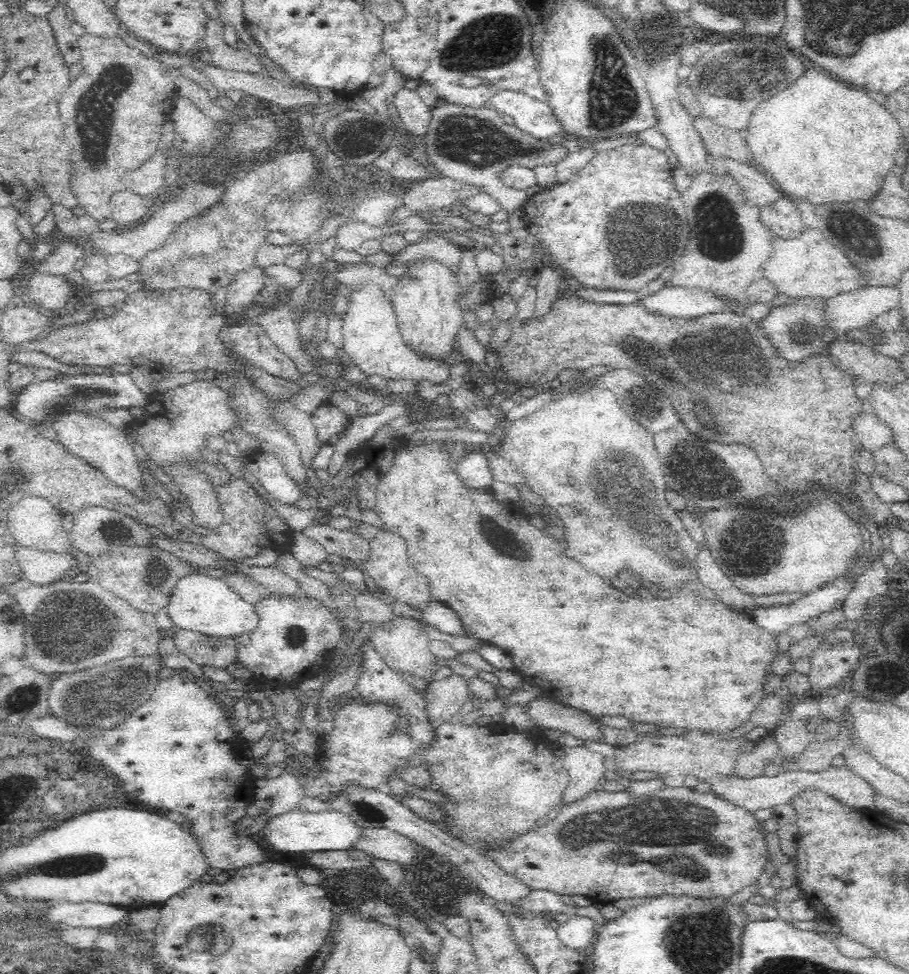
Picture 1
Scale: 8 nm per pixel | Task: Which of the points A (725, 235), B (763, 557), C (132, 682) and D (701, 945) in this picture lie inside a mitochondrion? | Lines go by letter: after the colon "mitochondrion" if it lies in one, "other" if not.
A: mitochondrion
B: mitochondrion
C: mitochondrion
D: mitochondrion

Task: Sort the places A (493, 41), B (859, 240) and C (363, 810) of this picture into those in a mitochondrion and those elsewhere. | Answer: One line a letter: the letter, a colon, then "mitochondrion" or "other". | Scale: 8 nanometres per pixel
A: mitochondrion
B: mitochondrion
C: mitochondrion

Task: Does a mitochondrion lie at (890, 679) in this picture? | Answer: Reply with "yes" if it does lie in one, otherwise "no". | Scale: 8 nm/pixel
yes

